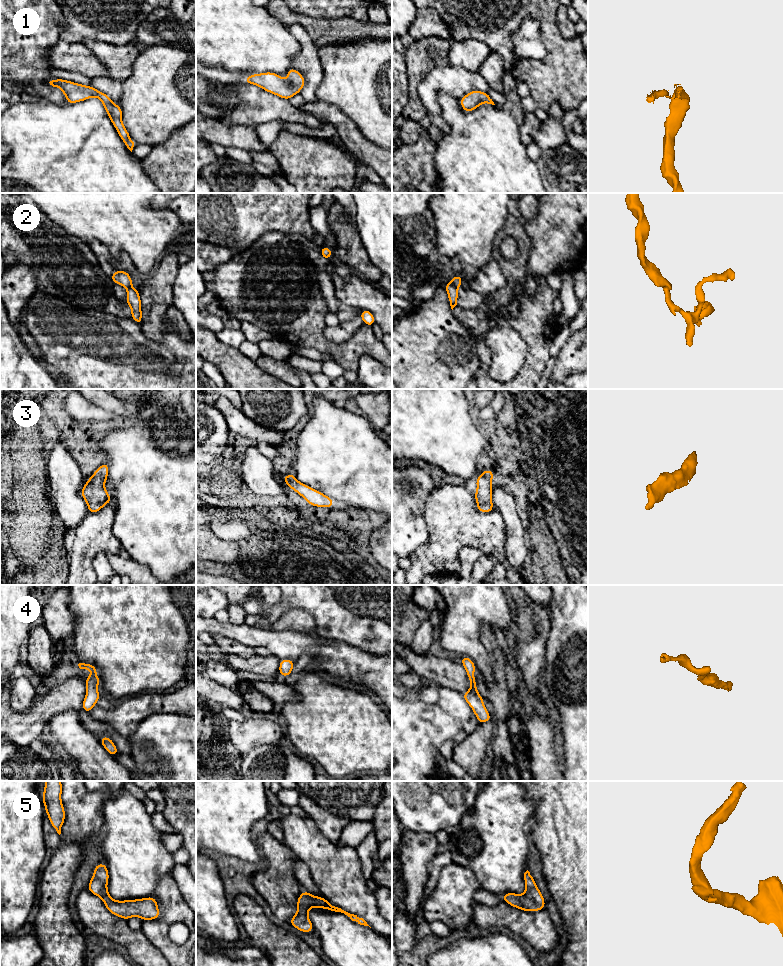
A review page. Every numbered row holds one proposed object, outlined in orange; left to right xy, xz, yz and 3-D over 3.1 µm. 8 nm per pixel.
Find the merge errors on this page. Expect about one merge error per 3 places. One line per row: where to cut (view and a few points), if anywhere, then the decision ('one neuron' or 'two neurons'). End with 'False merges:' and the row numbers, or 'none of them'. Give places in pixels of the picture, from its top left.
1: cut none; one neuron
2: cut yz (450, 283), (456, 289); two neurons
3: cut none; one neuron
4: cut none; one neuron
5: cut none; one neuron
False merges: 2

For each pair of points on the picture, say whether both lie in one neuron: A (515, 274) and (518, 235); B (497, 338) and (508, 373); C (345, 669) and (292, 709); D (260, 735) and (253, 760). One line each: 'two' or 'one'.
A: one
B: one
C: two
D: two

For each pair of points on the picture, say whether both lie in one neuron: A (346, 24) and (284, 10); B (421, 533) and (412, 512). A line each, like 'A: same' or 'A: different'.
A: same
B: same

